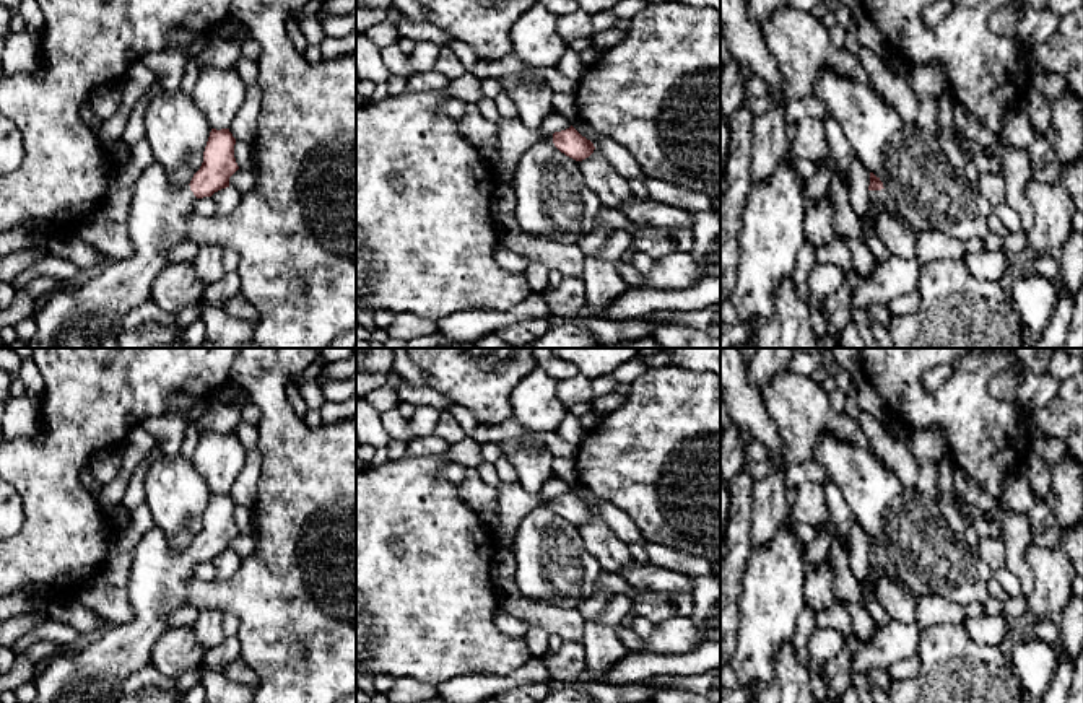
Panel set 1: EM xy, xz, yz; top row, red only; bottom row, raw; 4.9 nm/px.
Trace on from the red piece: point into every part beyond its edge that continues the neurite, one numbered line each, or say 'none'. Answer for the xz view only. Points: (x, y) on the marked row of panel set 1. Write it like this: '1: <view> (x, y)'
1: xz (514, 137)

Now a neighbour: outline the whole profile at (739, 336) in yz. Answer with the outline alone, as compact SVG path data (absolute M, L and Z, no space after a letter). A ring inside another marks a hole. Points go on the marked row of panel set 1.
M720 322L720 348L748 348L758 343L758 332L743 322L727 325Z

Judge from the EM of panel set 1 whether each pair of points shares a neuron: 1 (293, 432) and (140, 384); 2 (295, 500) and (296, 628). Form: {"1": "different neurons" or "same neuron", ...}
{"1": "different neurons", "2": "same neuron"}

